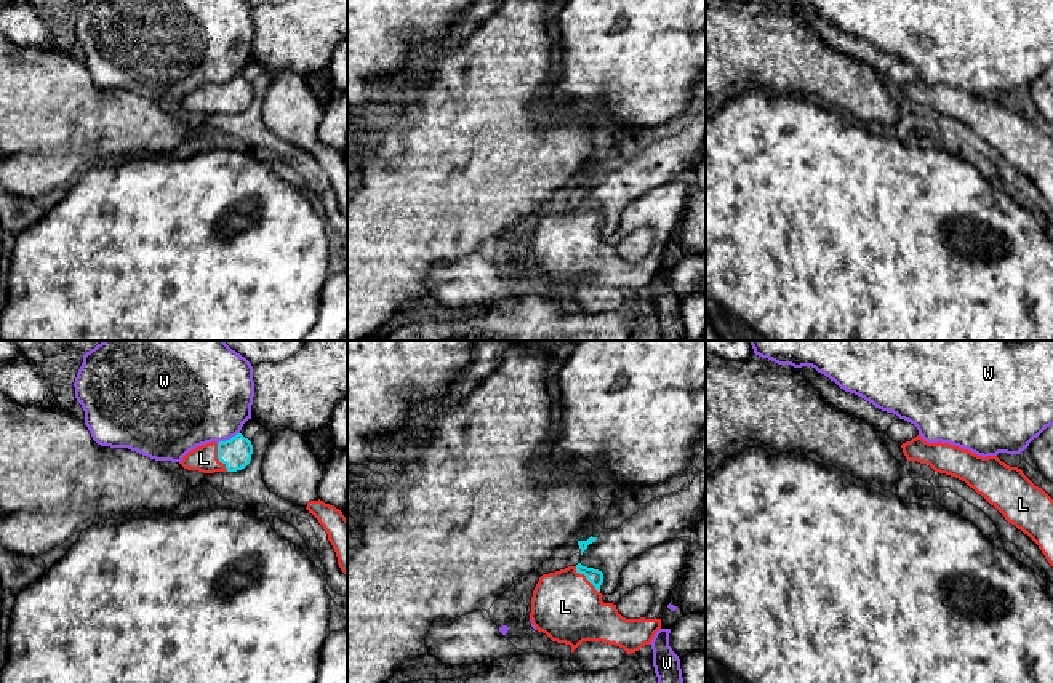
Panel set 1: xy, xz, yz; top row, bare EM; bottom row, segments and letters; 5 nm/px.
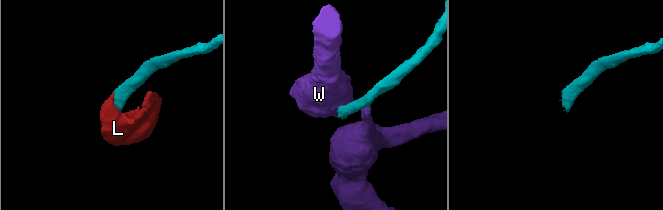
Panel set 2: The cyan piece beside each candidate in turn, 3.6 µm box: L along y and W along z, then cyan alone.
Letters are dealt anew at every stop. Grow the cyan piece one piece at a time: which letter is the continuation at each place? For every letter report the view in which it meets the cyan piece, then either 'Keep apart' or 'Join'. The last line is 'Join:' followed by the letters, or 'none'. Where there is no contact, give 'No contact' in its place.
L: Touches cyan in xz. Join
W: Touches cyan in xy. Keep apart
Join: L

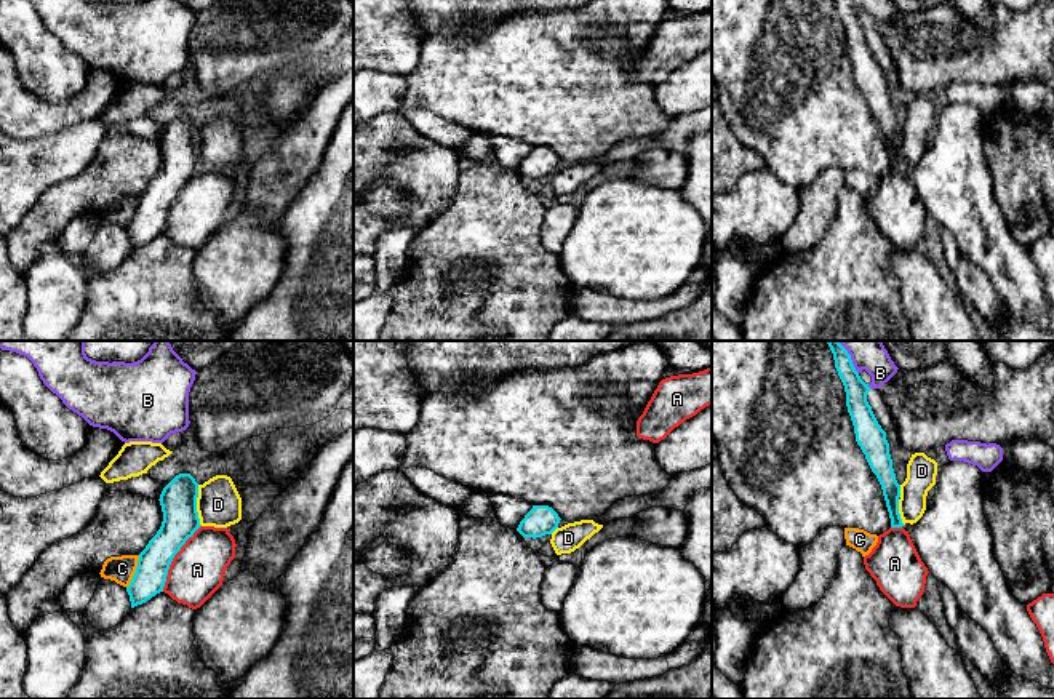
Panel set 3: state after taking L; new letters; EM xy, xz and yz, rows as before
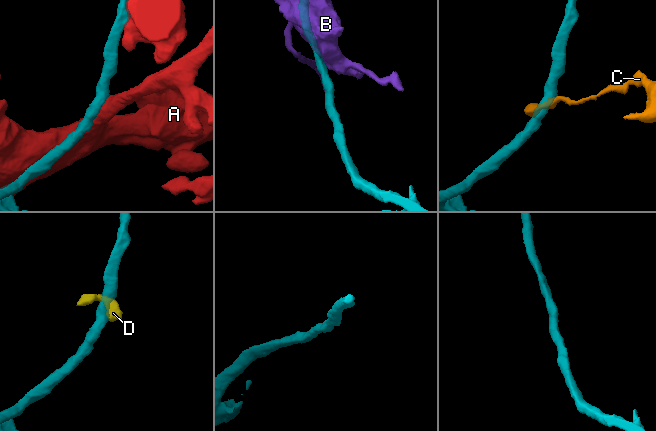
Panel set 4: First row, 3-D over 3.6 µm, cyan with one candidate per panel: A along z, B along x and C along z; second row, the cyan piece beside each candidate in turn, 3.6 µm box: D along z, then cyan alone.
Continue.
A: Touches cyan in xy. Keep apart
B: Touches cyan in yz. Keep apart
C: Touches cyan in xy. Keep apart
D: Touches cyan in xy. Keep apart
Join: none

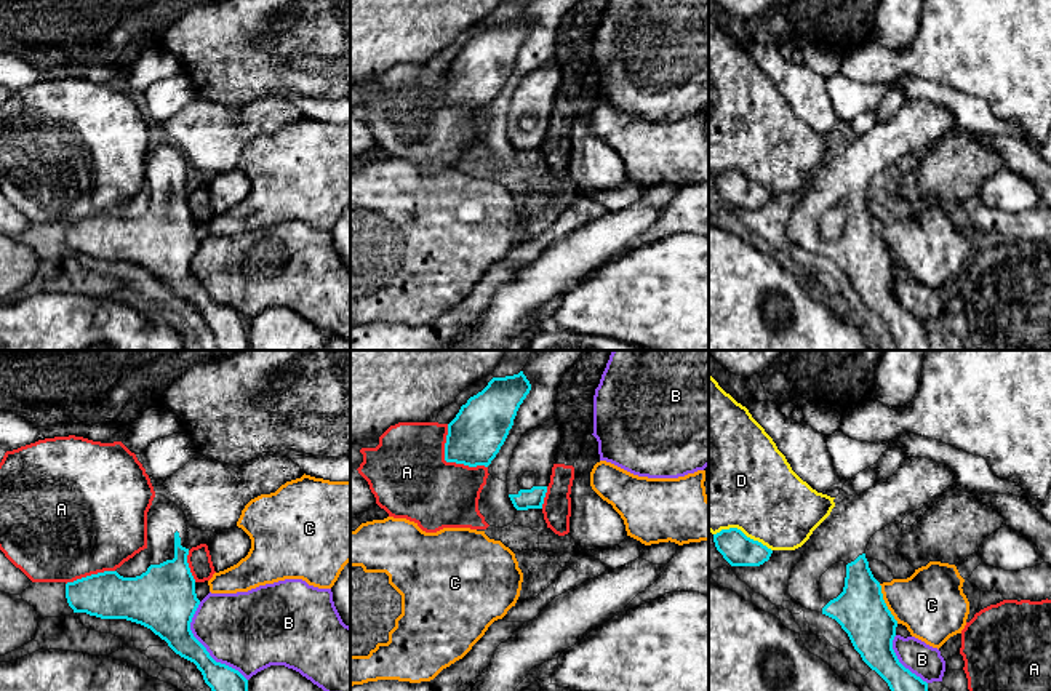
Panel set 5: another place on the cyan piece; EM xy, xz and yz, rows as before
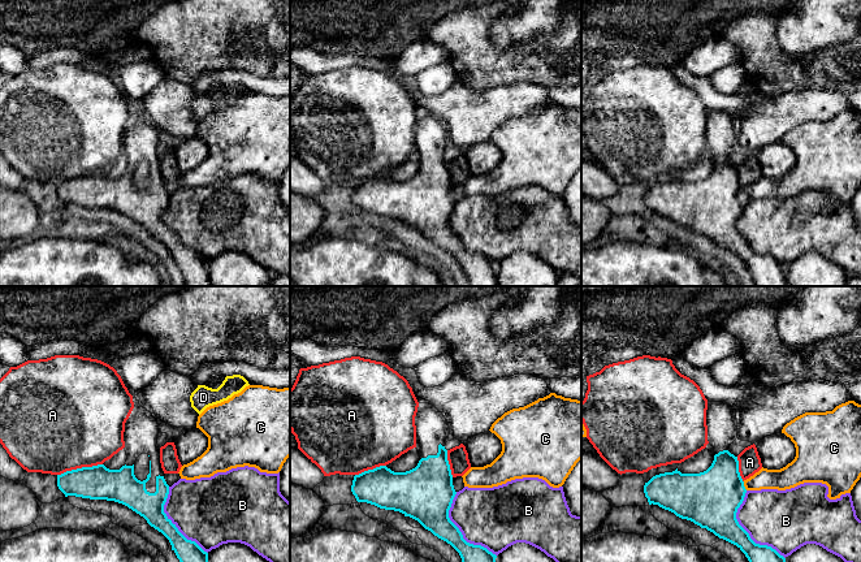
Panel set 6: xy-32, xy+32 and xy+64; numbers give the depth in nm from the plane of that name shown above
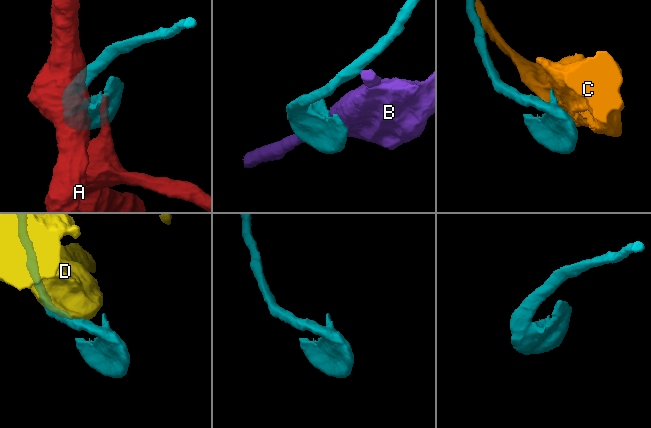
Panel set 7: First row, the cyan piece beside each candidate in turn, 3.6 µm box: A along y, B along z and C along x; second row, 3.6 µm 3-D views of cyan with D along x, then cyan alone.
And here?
A: Touches cyan in xz. Keep apart
B: Touches cyan in xy. Keep apart
C: Touches cyan in yz. Keep apart
D: Touches cyan in yz. Keep apart
Join: none

